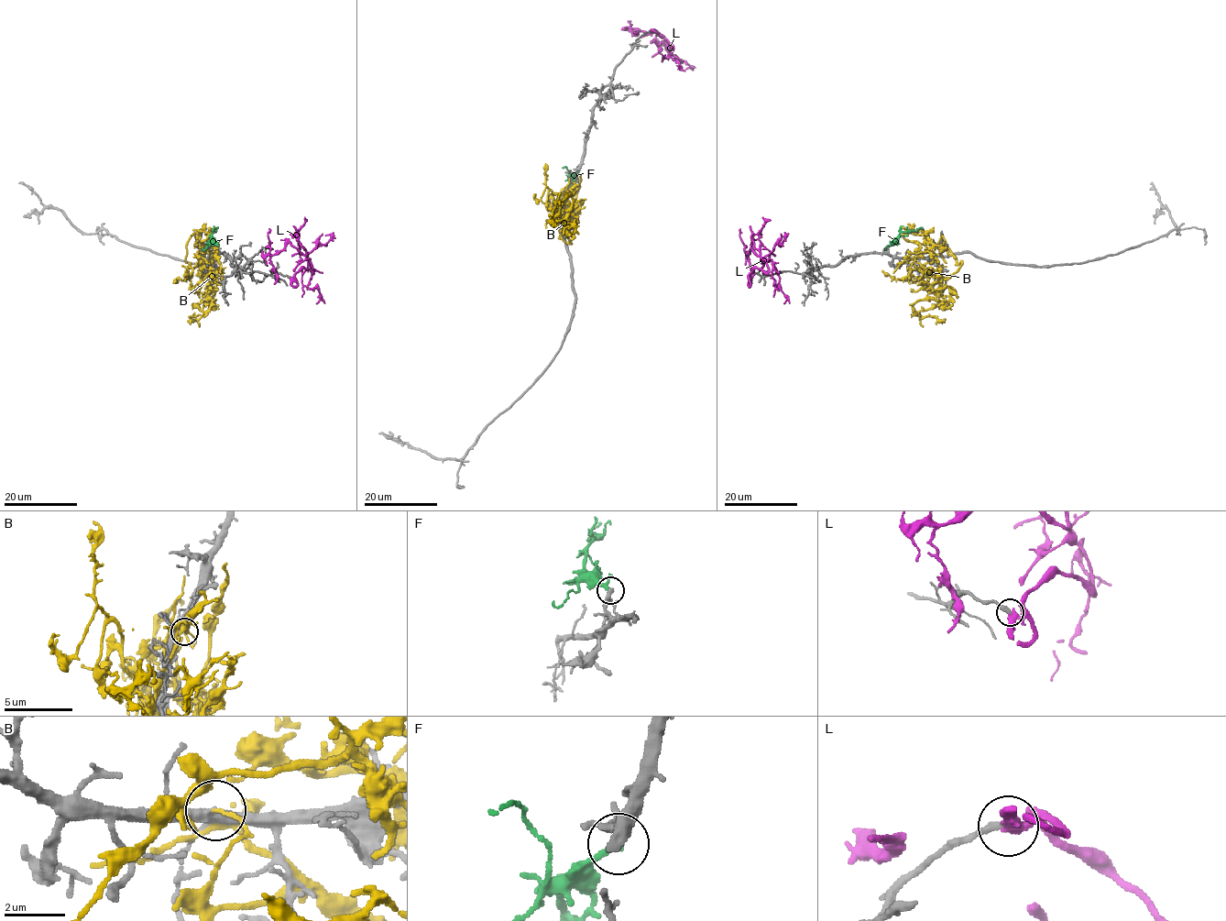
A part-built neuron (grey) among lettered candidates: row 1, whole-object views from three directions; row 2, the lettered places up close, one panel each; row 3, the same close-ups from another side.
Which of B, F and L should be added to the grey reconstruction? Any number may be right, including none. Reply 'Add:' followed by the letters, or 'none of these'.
Add: none of these

